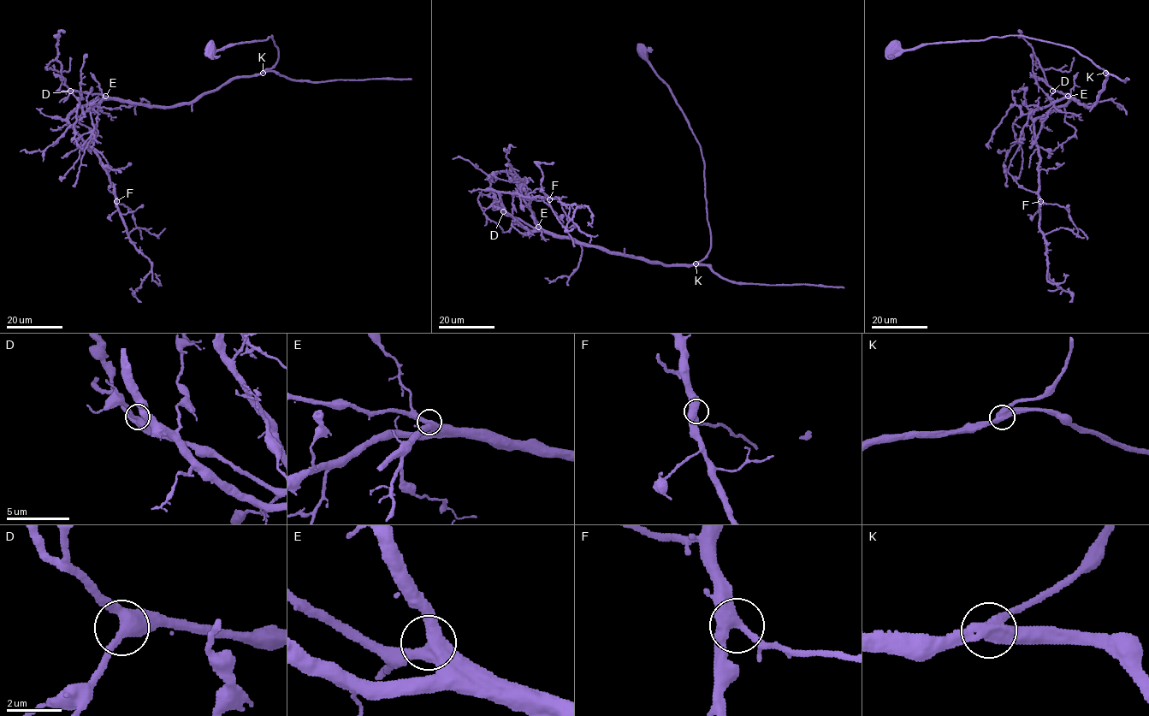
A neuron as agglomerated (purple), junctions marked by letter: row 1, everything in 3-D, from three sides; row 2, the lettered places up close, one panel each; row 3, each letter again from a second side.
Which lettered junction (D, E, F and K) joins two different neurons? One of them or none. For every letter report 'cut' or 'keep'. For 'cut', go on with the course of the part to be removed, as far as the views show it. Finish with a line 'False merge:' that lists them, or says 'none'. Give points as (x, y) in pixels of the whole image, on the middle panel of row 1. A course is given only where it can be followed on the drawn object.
D: keep
E: keep
F: keep
K: keep
False merge: none

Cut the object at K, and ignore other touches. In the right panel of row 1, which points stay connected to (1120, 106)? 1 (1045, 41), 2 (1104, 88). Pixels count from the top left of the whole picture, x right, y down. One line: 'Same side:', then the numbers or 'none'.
Same side: 2

